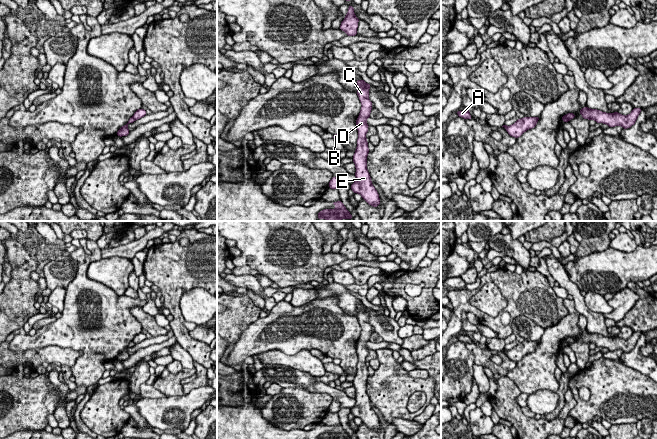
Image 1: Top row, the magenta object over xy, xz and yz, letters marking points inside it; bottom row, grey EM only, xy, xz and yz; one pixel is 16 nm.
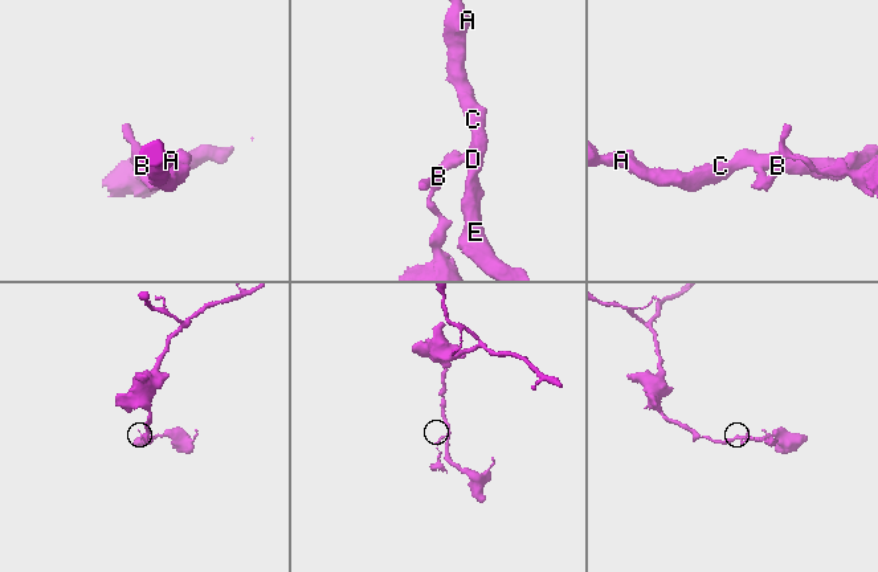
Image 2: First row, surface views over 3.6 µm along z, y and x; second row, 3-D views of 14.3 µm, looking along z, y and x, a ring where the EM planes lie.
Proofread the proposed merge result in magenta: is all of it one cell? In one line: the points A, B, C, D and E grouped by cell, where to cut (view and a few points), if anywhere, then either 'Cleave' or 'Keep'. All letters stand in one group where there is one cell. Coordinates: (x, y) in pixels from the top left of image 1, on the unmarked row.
Groups: A C D E / B. Split along xy (132, 341), (134, 344). Cleave

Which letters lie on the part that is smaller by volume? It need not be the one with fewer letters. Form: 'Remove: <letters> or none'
Remove: B

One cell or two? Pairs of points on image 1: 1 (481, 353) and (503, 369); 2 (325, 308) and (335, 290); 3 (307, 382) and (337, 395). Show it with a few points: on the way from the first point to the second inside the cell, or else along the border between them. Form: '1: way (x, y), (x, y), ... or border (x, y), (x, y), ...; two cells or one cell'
1: way (485, 359), (493, 367), (497, 368); one cell
2: border (317, 297), (335, 296), (338, 305), (348, 313); two cells
3: way (314, 386), (326, 388), (330, 391); one cell

